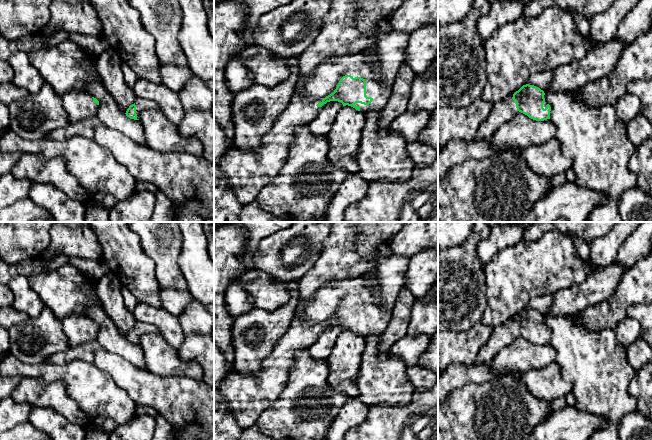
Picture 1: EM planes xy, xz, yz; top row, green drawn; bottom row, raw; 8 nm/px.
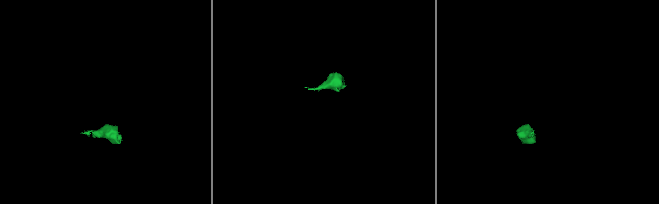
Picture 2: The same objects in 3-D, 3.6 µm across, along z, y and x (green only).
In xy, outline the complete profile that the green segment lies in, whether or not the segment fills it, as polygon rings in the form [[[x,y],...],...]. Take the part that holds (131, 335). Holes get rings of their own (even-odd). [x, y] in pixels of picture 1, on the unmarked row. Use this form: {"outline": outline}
{"outline": [[[136,322],[135,326],[129,330],[126,335],[126,340],[130,343],[139,344],[140,338],[145,333],[159,333],[159,330],[156,326],[152,324]]]}

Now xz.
{"outline": [[[372,275],[333,281],[320,287],[313,301],[305,308],[301,317],[295,316],[289,330],[279,339],[272,353],[262,362],[259,372],[241,375],[235,369],[222,382],[220,393],[225,398],[228,410],[233,414],[239,427],[245,430],[256,424],[261,413],[267,410],[282,392],[291,367],[294,354],[308,349],[324,328],[338,325],[362,337],[381,334],[387,327],[391,312],[382,309],[377,299],[378,286]]]}

